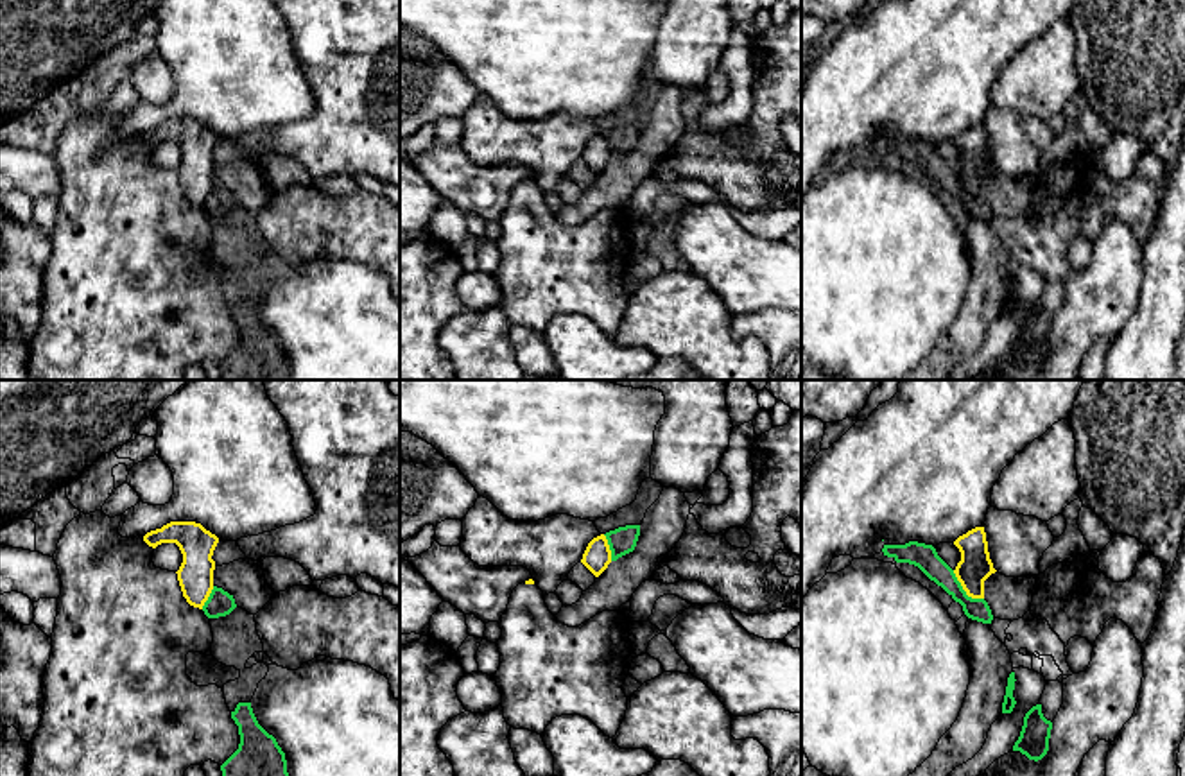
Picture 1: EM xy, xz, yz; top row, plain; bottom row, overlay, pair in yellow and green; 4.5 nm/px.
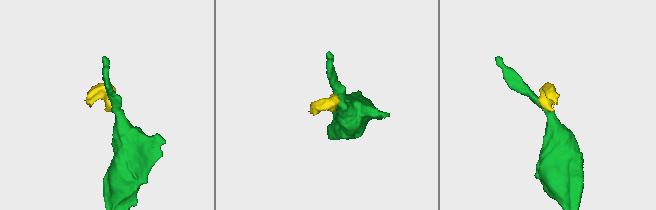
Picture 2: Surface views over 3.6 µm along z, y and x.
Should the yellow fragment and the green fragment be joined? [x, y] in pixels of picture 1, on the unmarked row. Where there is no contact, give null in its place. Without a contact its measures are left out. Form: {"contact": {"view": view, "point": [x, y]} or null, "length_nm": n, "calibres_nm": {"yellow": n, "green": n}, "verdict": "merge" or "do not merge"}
{"contact": {"view": "yz", "point": [963, 187]}, "length_nm": 190, "calibres_nm": {"yellow": 150, "green": 110}, "verdict": "do not merge"}

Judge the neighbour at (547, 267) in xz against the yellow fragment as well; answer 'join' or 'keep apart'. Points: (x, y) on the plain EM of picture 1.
join

